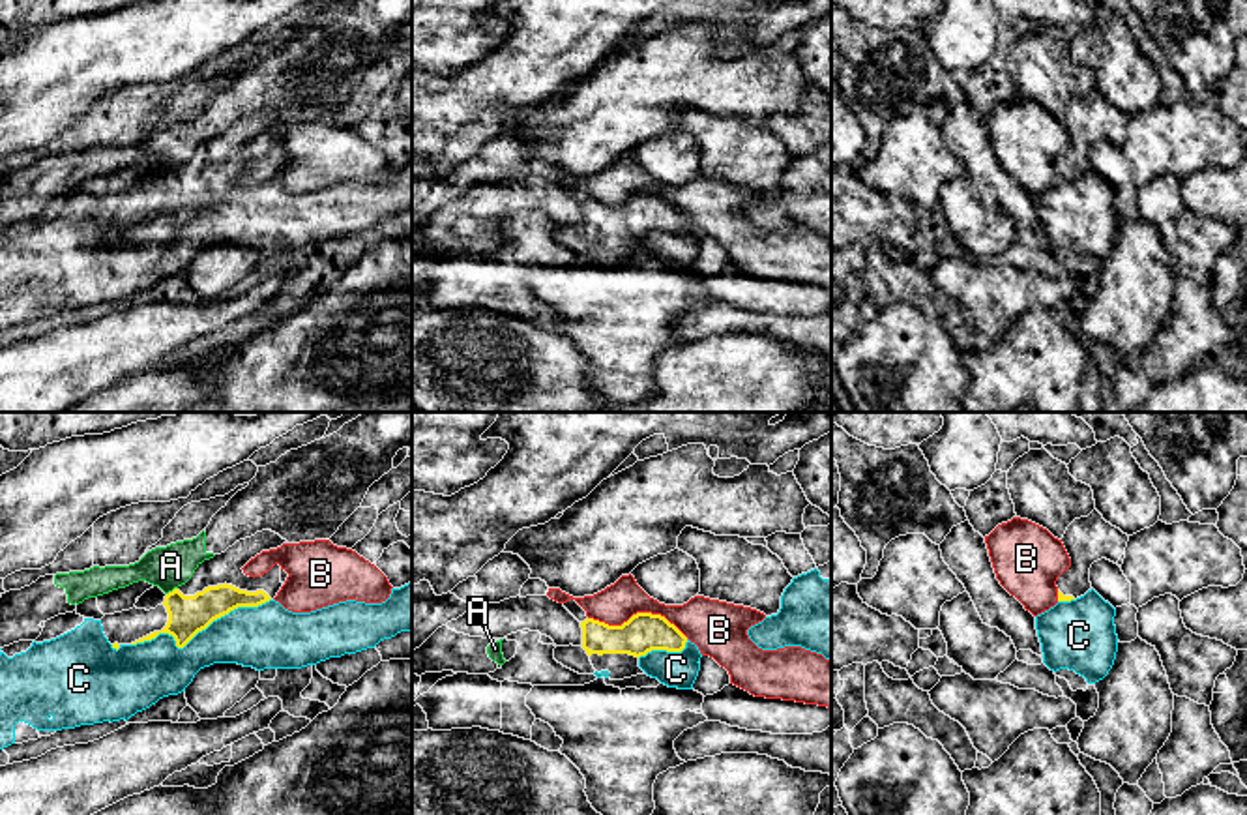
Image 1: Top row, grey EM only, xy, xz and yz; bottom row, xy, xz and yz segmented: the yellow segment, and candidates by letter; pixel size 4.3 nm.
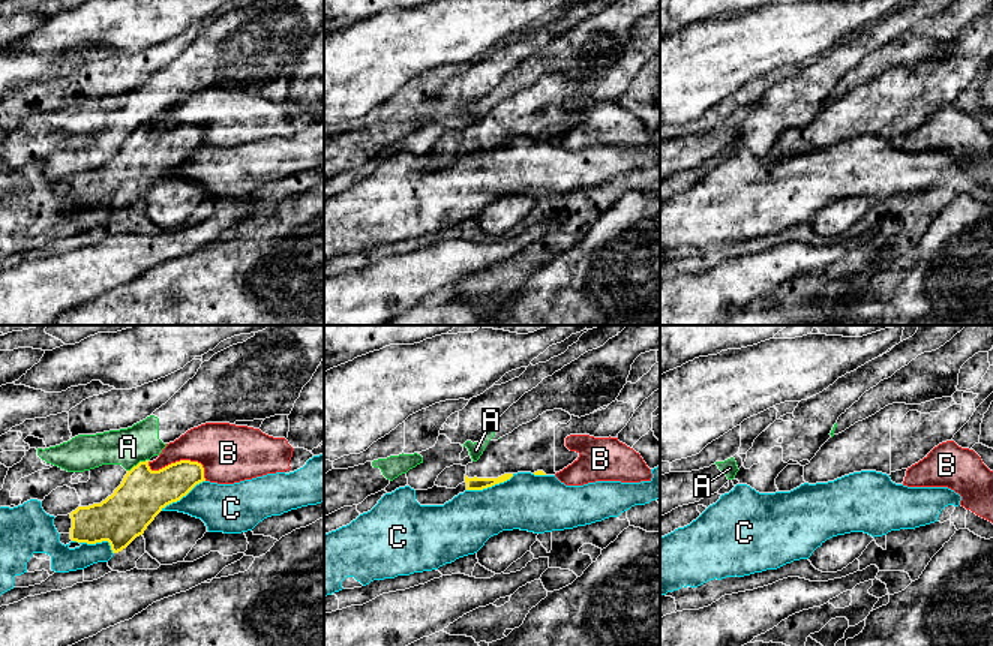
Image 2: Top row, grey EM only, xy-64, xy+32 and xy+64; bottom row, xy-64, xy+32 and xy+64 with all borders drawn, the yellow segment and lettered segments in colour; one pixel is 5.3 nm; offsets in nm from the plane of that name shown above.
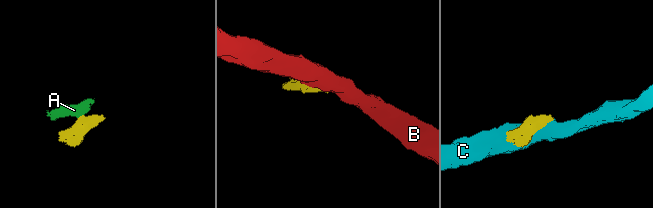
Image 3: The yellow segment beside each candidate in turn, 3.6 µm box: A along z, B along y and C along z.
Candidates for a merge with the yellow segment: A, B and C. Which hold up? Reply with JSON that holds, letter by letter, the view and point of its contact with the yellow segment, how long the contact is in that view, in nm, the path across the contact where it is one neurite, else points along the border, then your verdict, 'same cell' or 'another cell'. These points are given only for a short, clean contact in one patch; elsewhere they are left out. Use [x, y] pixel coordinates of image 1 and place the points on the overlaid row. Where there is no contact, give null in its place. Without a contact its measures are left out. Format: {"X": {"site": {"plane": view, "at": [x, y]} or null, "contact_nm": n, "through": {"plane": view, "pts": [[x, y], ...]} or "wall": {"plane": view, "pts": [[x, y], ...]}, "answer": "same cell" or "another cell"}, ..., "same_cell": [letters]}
{"A": {"site": {"plane": "xy", "at": [173, 591]}, "contact_nm": 60, "wall": {"plane": "xy", "pts": [[176, 587], [167, 594]]}, "answer": "another cell"}, "B": {"site": {"plane": "xz", "at": [639, 613]}, "contact_nm": 440, "answer": "another cell"}, "C": {"site": {"plane": "xy", "at": [199, 630]}, "contact_nm": 650, "answer": "another cell"}, "same_cell": []}

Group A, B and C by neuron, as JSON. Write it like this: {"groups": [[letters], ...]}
{"groups": [["A"], ["B"], ["C"]]}

